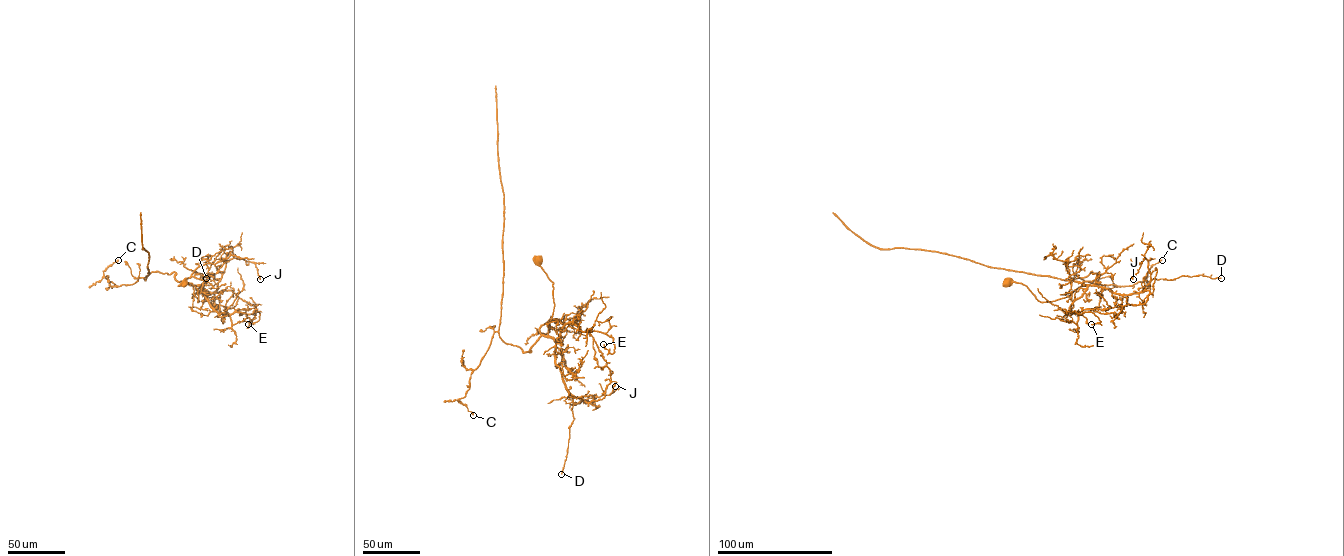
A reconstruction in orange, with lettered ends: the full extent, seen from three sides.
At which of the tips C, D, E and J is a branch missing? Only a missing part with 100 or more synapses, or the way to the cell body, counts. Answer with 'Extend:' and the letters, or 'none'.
Extend: none

